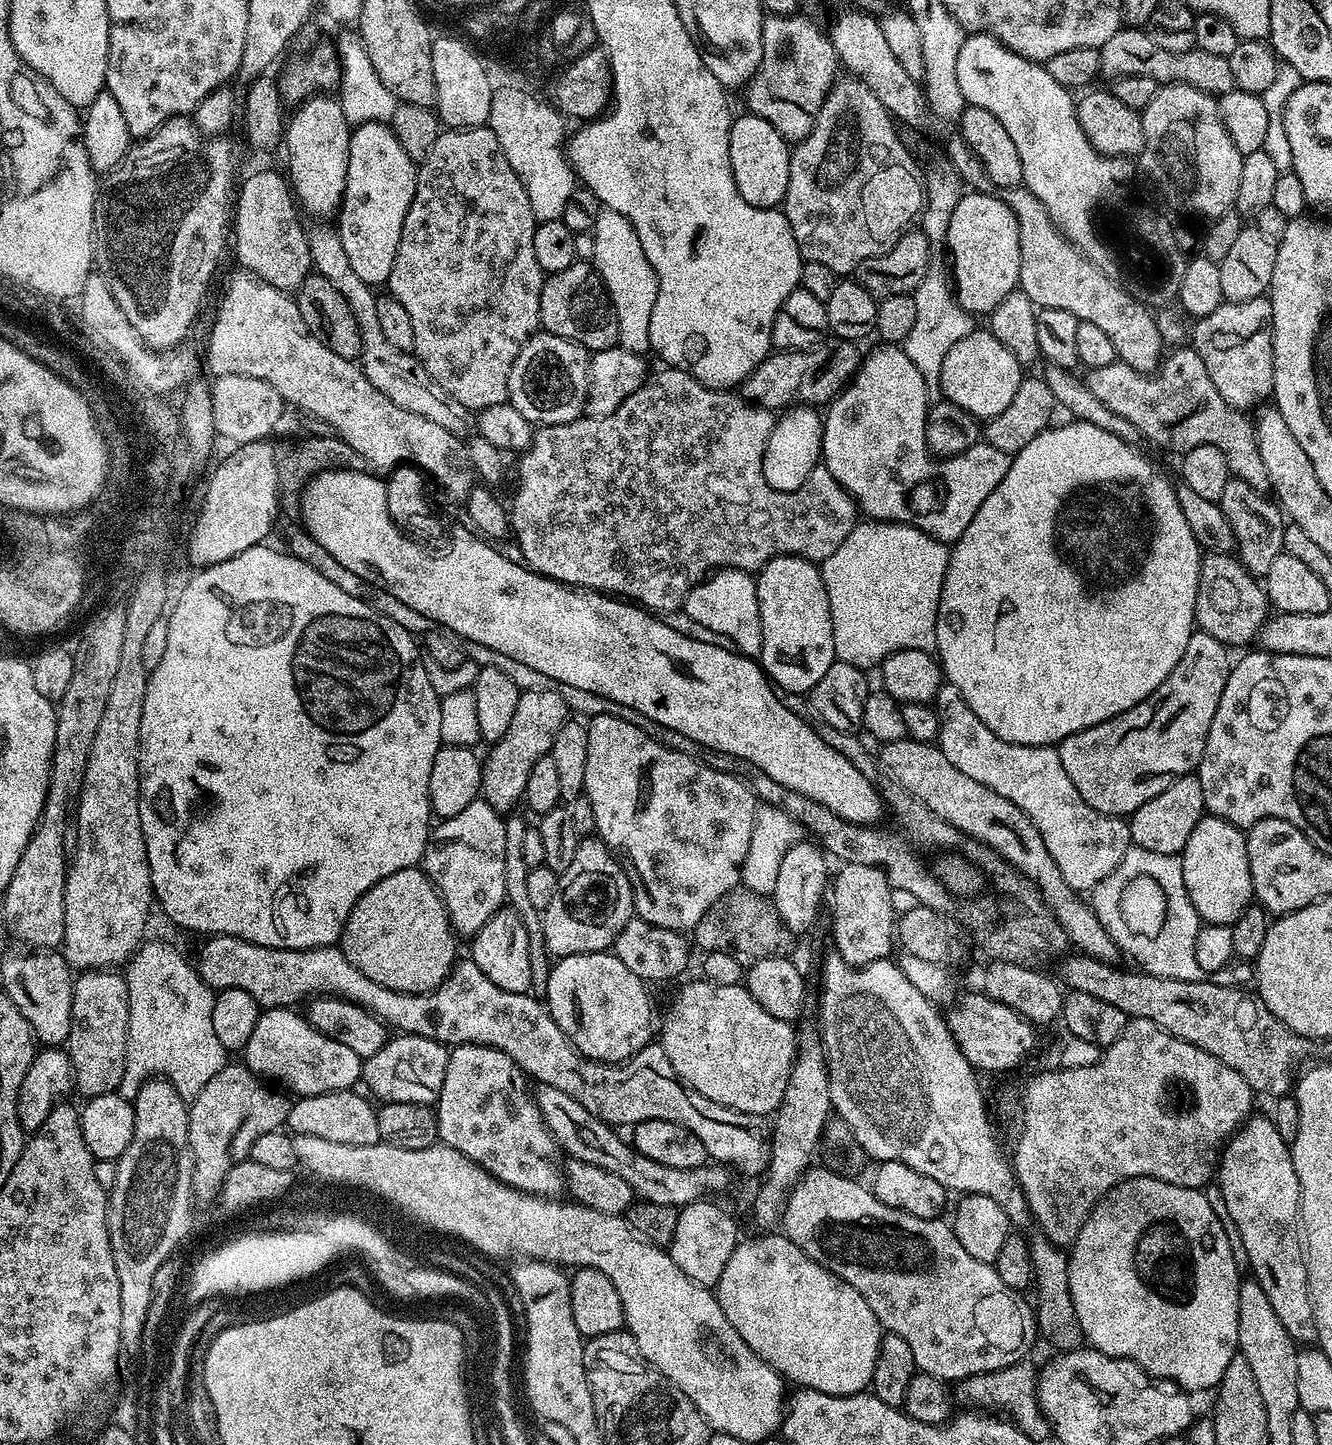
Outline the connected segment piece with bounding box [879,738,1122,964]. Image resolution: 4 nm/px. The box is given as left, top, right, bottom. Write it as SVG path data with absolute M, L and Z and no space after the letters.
M905 738L881 743L879 748L880 760L888 771L885 773L891 779L906 786L906 790L910 790L914 798L920 799L922 806L929 808L939 820L944 820L950 826L962 830L967 836L972 836L980 843L993 848L1005 862L1019 870L1036 887L1037 892L1040 893L1040 899L1054 914L1062 930L1066 930L1069 945L1077 953L1107 964L1116 964L1121 959L1120 947L1114 942L1114 938L1110 938L1102 922L1098 922L1096 911L1093 910L1091 903L1081 893L1074 891L1066 882L1066 878L1062 878L1062 870L1058 870L1058 864L1054 862L1054 858L1050 858L1050 850L1046 850L1046 842L1042 842L1042 834L1038 834L1038 826L1034 826L1032 819L1022 810L1018 810L1018 806L1014 806L1010 798L1002 798L1002 794L994 794L990 786L982 786L982 782L977 782L974 778L969 778L967 774L962 774L962 770L952 765L946 758L946 754L942 754L942 750L935 743L927 744Z

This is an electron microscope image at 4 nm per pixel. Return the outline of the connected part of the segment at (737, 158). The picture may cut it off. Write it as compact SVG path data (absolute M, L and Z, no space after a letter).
M751 114L737 115L730 126L730 170L738 186L738 194L750 206L775 208L783 205L786 186L790 182L789 141L770 122Z

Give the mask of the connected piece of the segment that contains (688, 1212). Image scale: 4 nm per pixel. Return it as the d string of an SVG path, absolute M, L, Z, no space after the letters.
M705 1198L679 1209L678 1226L674 1228L674 1238L666 1251L686 1278L704 1288L715 1289L718 1278L722 1278L722 1270L726 1270L726 1262L730 1262L730 1254L734 1254L738 1235L735 1218L726 1209L712 1203L716 1202Z

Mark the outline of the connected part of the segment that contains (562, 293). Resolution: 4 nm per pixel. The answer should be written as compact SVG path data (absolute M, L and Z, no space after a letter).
M591 263L571 264L566 270L551 273L545 279L540 299L540 328L573 340L592 354L619 345L618 314L602 278Z

